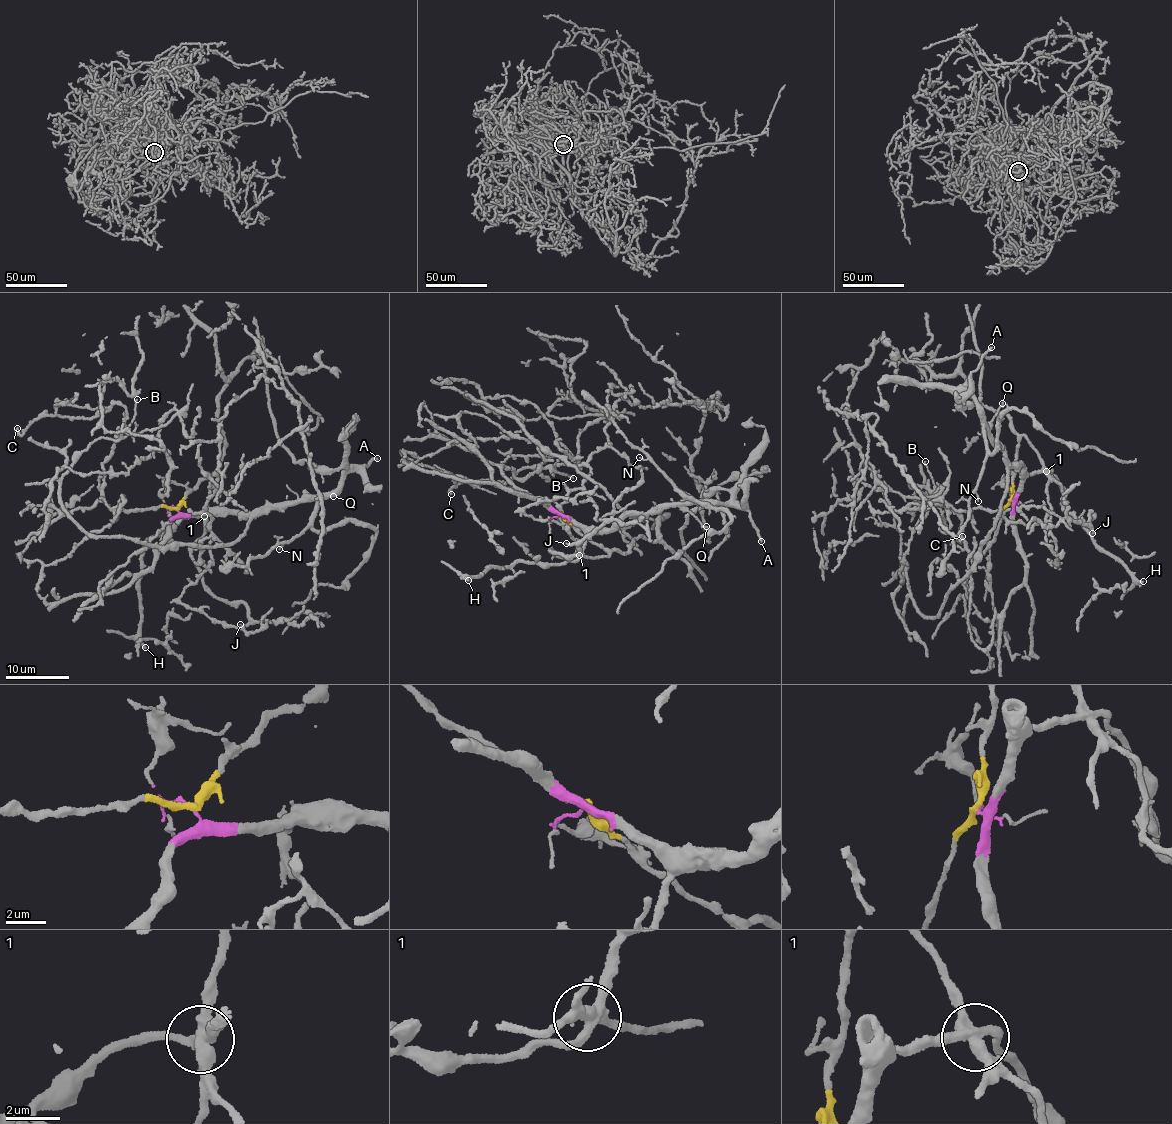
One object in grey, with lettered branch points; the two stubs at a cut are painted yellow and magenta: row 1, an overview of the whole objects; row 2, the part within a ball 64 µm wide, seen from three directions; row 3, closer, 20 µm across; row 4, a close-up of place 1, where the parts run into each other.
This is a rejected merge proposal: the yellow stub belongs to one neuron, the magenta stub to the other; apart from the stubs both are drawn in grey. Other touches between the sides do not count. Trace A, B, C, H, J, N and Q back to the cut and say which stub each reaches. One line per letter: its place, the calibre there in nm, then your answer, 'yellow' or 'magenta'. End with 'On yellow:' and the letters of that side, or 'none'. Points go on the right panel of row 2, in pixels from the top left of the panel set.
A: at (991, 347); 240 nm thick; magenta
B: at (925, 461); 130 nm thick; yellow
C: at (962, 536); 260 nm thick; yellow
H: at (1143, 581); 240 nm thick; magenta
J: at (1092, 533); 150 nm thick; yellow
N: at (978, 501); 90 nm thick; magenta
Q: at (1002, 403); 140 nm thick; magenta
On yellow: B, C, J

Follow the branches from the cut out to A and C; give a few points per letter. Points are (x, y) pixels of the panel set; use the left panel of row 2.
A: (176, 508), (197, 515), (247, 513), (329, 495), (348, 473), (376, 458)
C: (176, 508), (106, 501), (103, 463), (126, 415), (120, 404), (84, 418), (38, 417), (22, 434), (17, 427)

